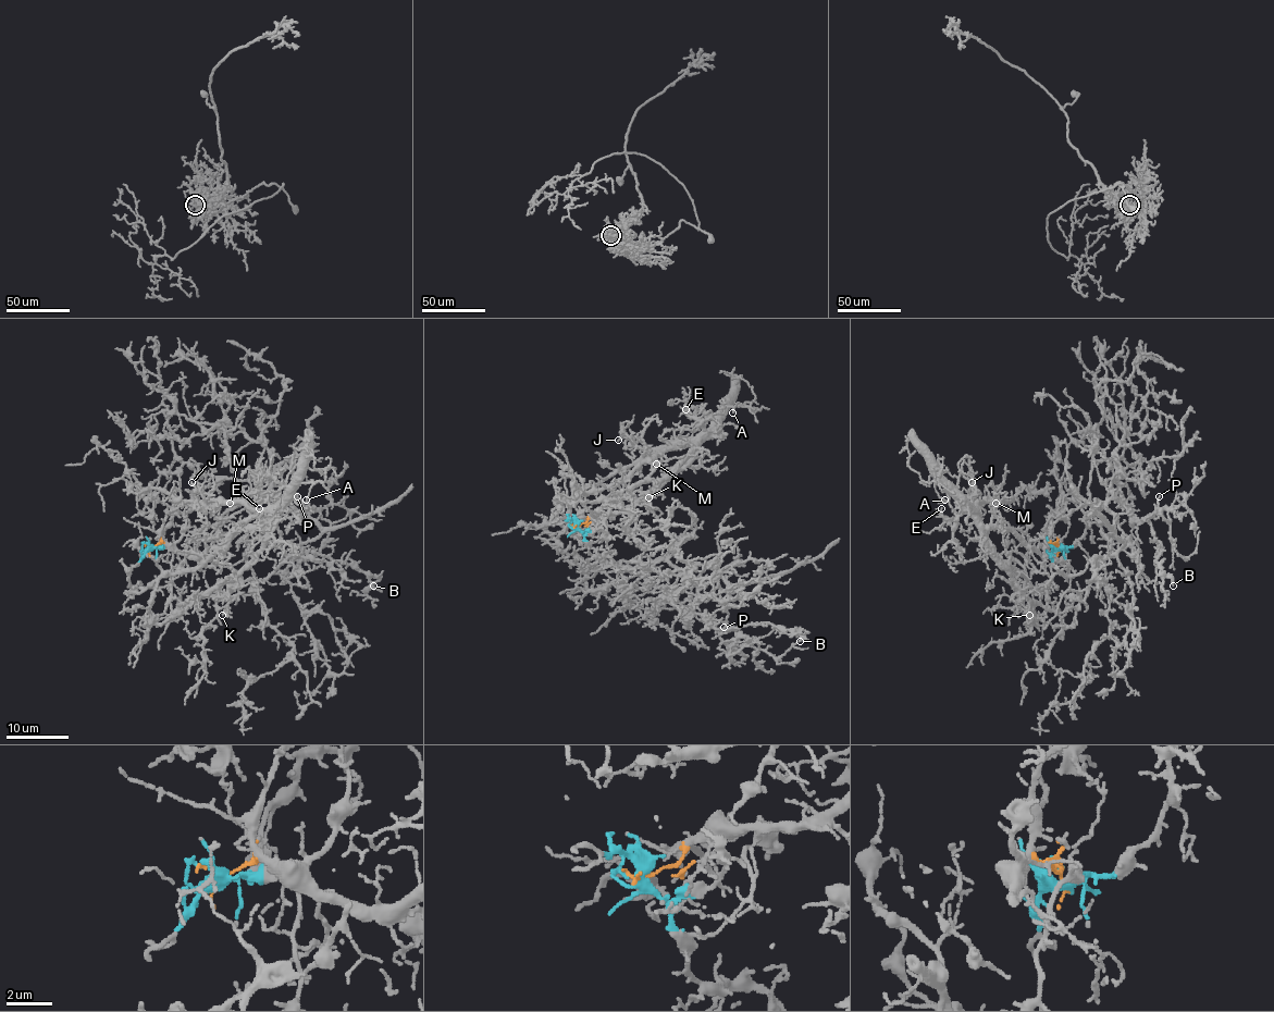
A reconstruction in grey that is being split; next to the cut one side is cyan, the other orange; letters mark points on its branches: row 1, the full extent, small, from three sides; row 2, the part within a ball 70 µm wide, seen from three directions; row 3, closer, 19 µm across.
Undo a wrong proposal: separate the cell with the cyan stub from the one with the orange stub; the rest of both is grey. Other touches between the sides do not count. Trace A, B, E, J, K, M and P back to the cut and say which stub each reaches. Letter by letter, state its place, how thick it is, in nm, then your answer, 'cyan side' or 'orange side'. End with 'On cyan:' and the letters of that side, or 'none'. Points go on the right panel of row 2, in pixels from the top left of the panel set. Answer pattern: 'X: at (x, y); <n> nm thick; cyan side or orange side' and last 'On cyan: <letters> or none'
A: at (944, 500); 100 nm thick; orange side
B: at (1173, 585); 120 nm thick; cyan side
E: at (941, 508); 80 nm thick; orange side
J: at (972, 482); 150 nm thick; orange side
K: at (1029, 615); 150 nm thick; orange side
M: at (996, 503); 90 nm thick; orange side
P: at (1159, 496); 140 nm thick; cyan side
On cyan: B, P

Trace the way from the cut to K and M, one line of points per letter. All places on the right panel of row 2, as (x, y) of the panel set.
K: (1058, 547), (1050, 542), (1041, 555), (1013, 530), (985, 528), (985, 548), (1016, 582), (1019, 602), (1028, 615)
M: (1058, 547), (1050, 542), (1041, 555), (1013, 530), (988, 528), (976, 509), (980, 502), (996, 502)

